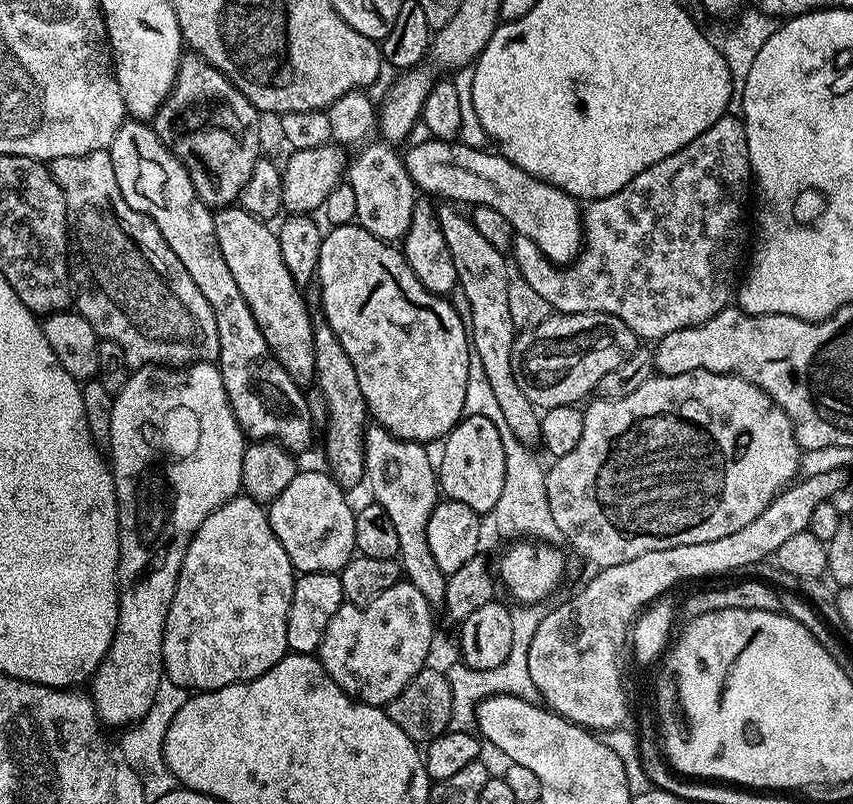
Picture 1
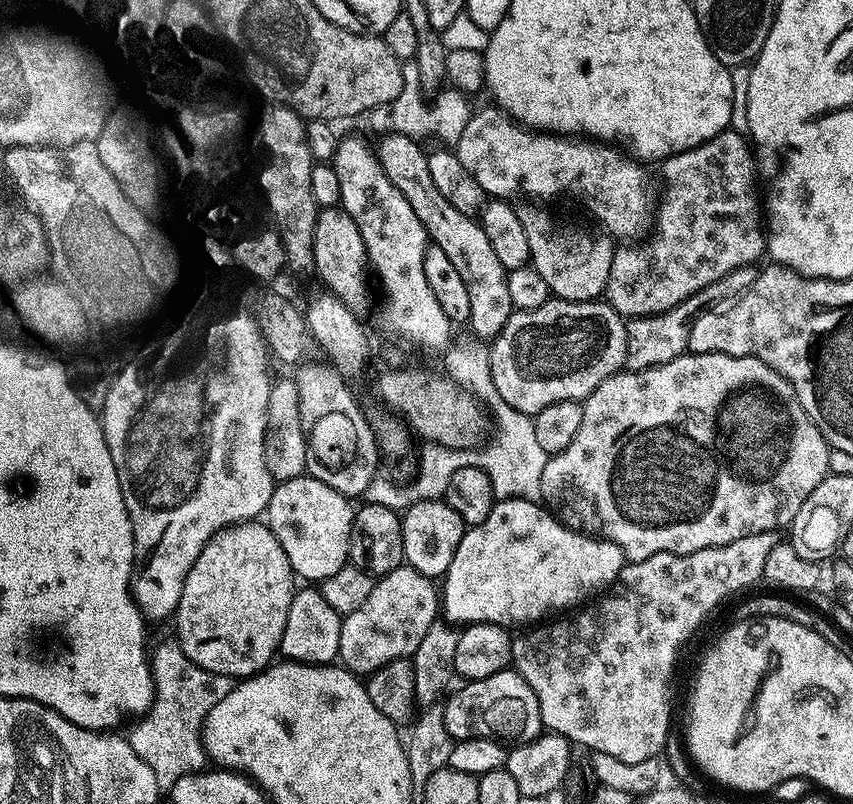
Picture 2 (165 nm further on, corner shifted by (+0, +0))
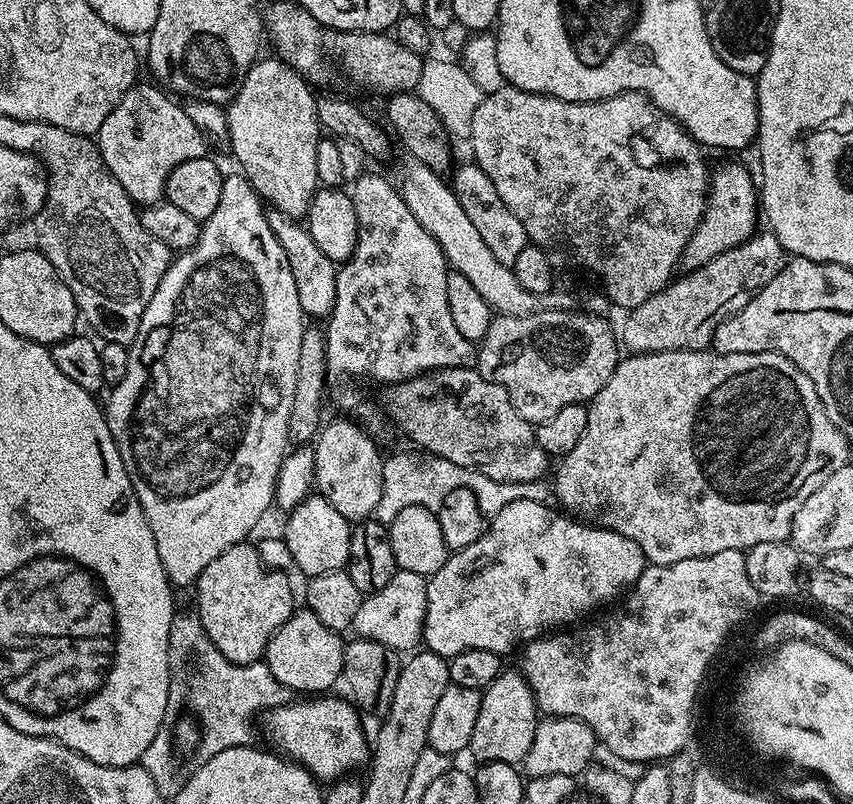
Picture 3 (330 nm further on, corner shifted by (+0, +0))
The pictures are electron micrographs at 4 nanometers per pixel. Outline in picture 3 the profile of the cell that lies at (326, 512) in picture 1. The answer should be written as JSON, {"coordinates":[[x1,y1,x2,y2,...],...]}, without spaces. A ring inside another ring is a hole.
{"coordinates":[[309,494,298,507,287,513,288,525,282,539,288,544,295,567,305,572,305,577,339,572,348,563,353,525,321,494]]}

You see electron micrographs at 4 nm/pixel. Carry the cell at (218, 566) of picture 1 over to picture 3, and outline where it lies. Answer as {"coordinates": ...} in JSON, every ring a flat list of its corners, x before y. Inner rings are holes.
{"coordinates":[[241,542,233,548,228,548,202,570,202,574,196,579,194,591,196,591,195,611,200,613,200,621,216,649,230,662,235,664,254,664,265,659,268,644,272,636,294,611,292,605,292,584,287,580,285,573,280,570,267,568,260,557,259,547,251,543]]}

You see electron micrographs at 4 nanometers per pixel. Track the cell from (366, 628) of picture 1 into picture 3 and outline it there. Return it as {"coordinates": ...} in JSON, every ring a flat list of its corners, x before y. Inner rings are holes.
{"coordinates":[[396,571,382,586,382,590,367,593,354,614,352,628,362,640,382,642,382,646,392,649,397,654,404,654,407,648,415,649,424,635,424,619,428,605,428,580,413,572]]}

